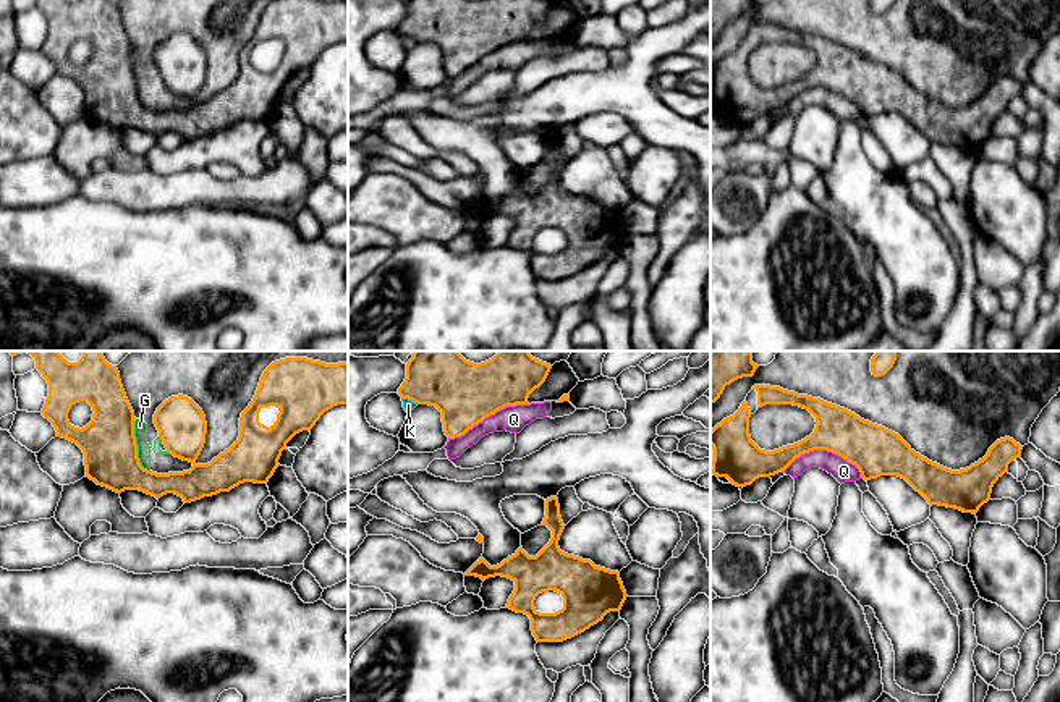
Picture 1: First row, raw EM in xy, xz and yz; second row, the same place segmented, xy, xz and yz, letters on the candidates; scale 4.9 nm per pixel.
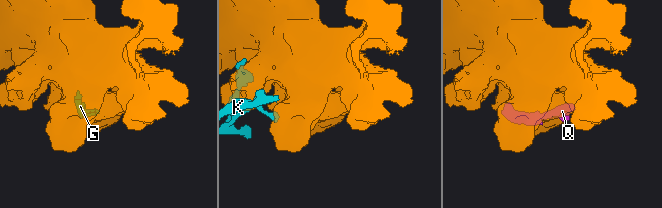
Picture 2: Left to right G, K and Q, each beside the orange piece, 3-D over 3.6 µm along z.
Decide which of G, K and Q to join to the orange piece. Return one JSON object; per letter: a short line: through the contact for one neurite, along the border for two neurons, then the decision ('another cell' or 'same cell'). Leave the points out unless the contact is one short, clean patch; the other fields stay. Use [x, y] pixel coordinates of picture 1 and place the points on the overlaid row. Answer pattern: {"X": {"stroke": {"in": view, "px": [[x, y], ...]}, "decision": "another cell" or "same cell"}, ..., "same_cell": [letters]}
{"G": {"decision": "another cell"}, "K": {"decision": "another cell"}, "Q": {"decision": "another cell"}, "same_cell": []}

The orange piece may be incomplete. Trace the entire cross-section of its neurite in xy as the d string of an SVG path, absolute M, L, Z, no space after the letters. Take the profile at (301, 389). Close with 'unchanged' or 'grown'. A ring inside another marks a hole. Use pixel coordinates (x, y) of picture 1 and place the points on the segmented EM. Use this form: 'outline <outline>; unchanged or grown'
outline M8 351L11 356L28 353L36 369L49 383L49 396L42 416L52 422L57 437L76 443L84 453L86 476L97 485L117 493L139 490L157 500L175 493L184 503L230 492L244 482L267 484L280 466L278 459L286 443L299 432L311 430L320 416L338 404L348 404L348 362L325 364L307 357L285 357L272 362L262 374L256 395L240 417L238 440L207 464L197 464L207 422L202 409L188 396L178 395L165 400L154 414L154 424L167 451L175 458L189 461L193 467L183 472L157 474L141 466L134 437L134 411L123 390L117 366L105 361L102 351L84 351L78 362L68 362L58 351ZM87 401L92 406L92 421L79 429L70 424L68 412L73 404ZM275 406L280 412L267 427L259 422L262 408Z; unchanged

